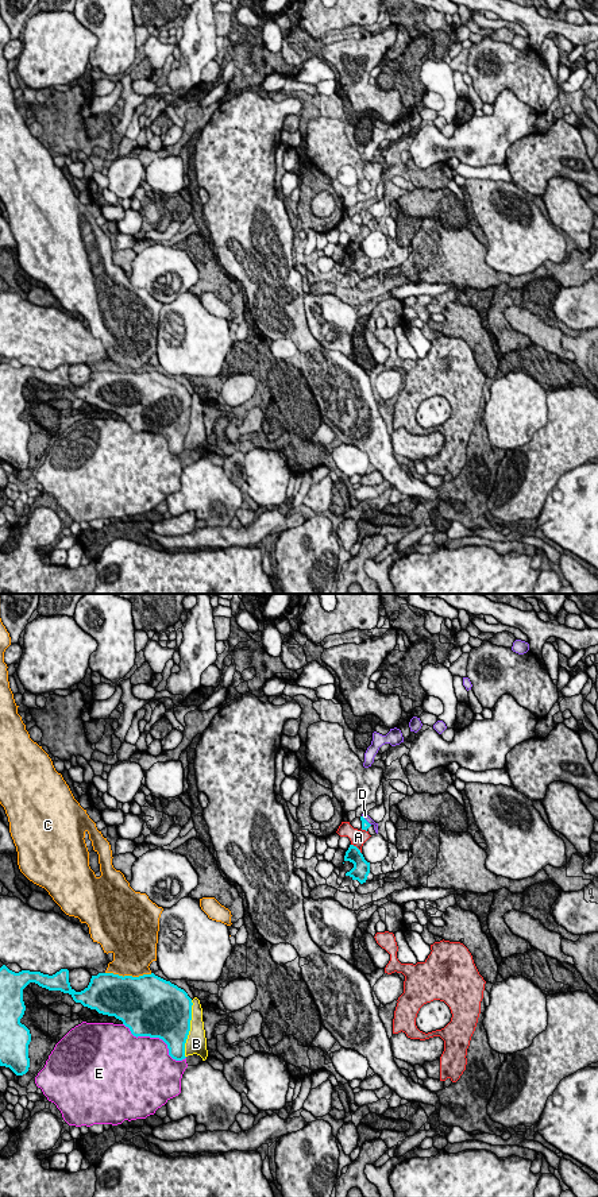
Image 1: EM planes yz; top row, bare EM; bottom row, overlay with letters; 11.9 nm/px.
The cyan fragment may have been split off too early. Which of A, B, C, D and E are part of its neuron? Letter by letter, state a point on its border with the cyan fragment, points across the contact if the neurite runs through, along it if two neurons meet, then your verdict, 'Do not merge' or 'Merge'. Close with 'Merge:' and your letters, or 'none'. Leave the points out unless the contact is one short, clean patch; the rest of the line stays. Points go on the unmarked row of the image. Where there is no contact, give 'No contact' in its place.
A: Touches cyan at yz (357, 243). Do not merge
B: Touches cyan at yz (189, 424). Do not merge
C: Touches cyan at yz (128, 371). Do not merge
D: Touches cyan at yz (366, 216). Path across: yz (365, 220), (366, 216), (365, 211). Merge
E: Touches cyan at yz (157, 432). Do not merge
Merge: D

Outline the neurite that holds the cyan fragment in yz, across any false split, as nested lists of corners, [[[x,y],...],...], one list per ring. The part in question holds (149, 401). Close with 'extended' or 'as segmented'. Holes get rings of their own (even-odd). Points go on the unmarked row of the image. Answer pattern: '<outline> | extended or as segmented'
[[[5,360],[0,363],[0,462],[9,463],[16,471],[28,467],[28,440],[31,437],[30,425],[20,418],[26,401],[23,385],[35,378],[49,386],[69,389],[76,398],[96,405],[99,409],[115,412],[130,424],[134,432],[150,432],[162,435],[169,444],[169,451],[175,456],[185,455],[185,439],[190,426],[192,394],[177,381],[166,377],[154,368],[139,372],[119,371],[113,368],[99,368],[92,371],[89,381],[76,387],[69,378],[69,366],[61,364],[53,371],[40,367],[22,366],[15,368]]] | as segmented

